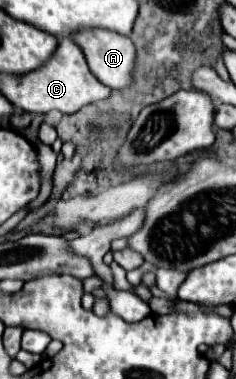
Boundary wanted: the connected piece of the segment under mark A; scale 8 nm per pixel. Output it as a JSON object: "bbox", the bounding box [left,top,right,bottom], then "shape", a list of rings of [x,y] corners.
{"bbox":[74,29,136,89],"shape":[[[84,29],[74,35],[74,41],[82,47],[100,83],[110,89],[126,89],[134,83],[136,47],[128,37],[106,29]]]}

